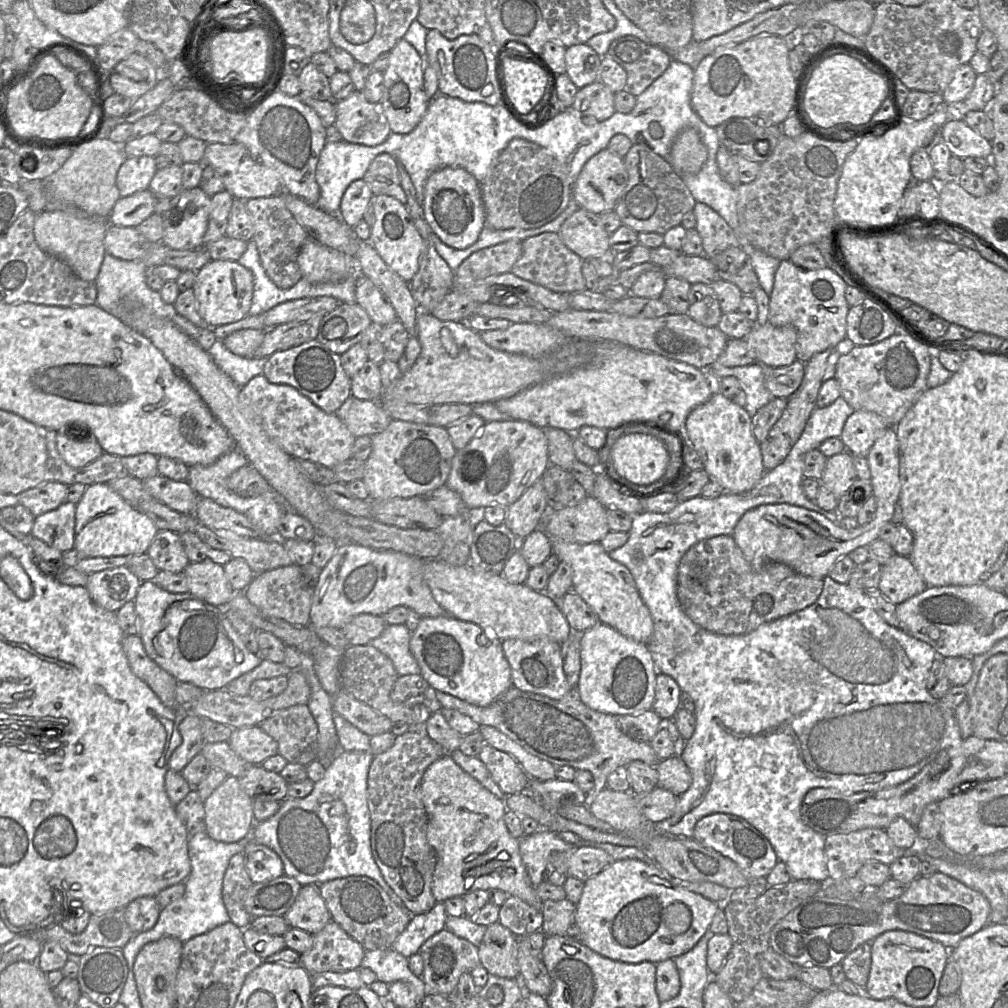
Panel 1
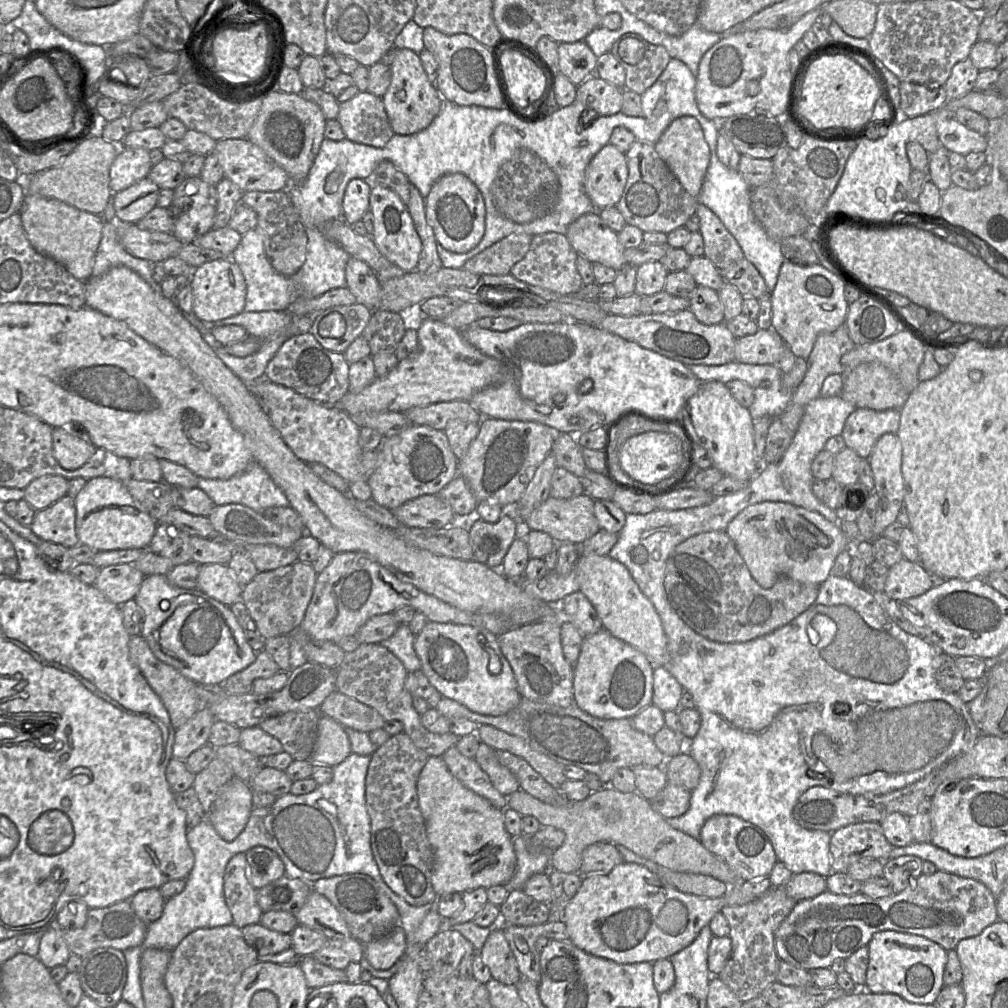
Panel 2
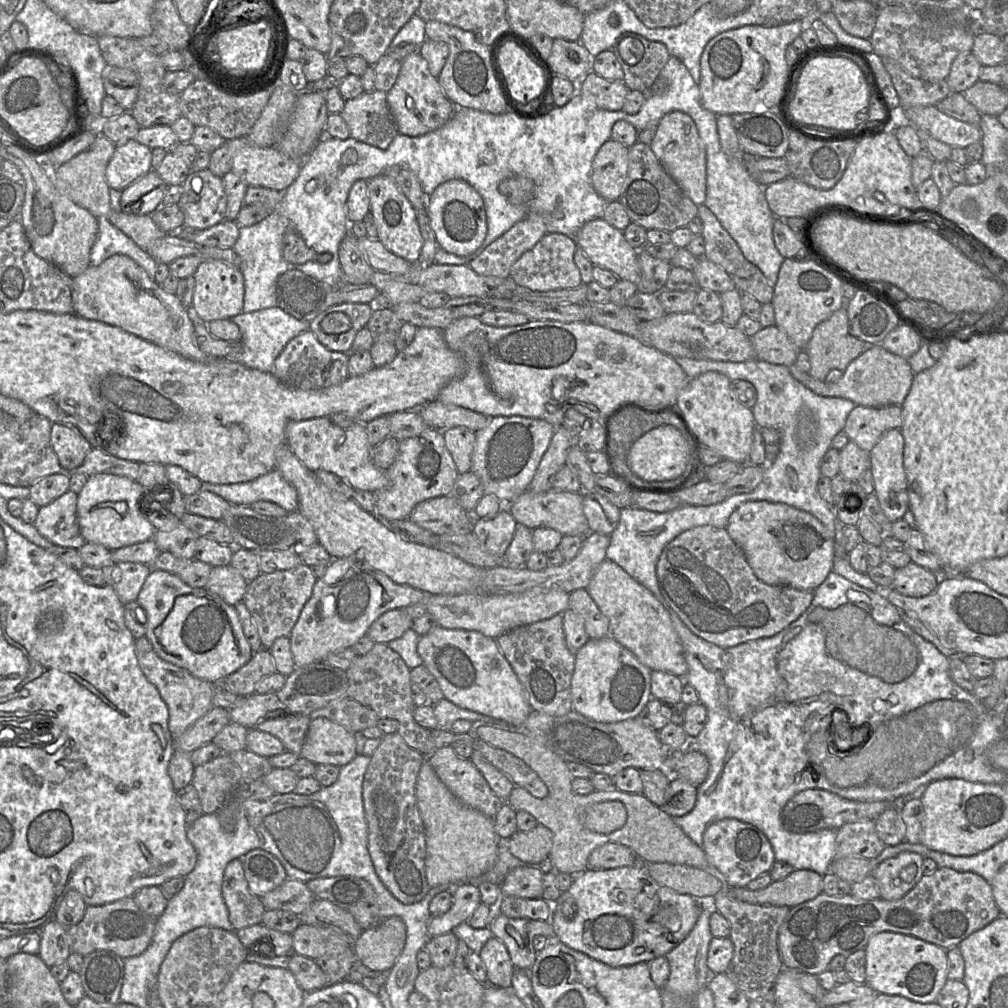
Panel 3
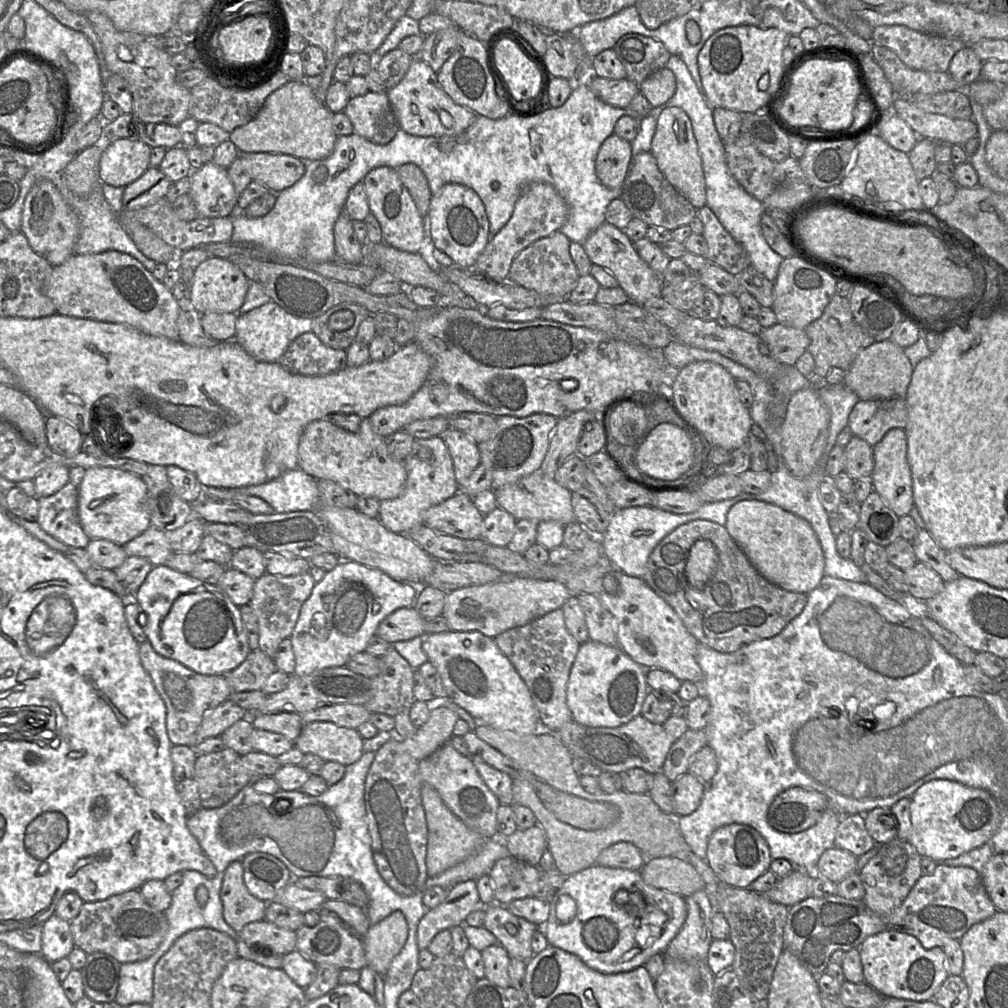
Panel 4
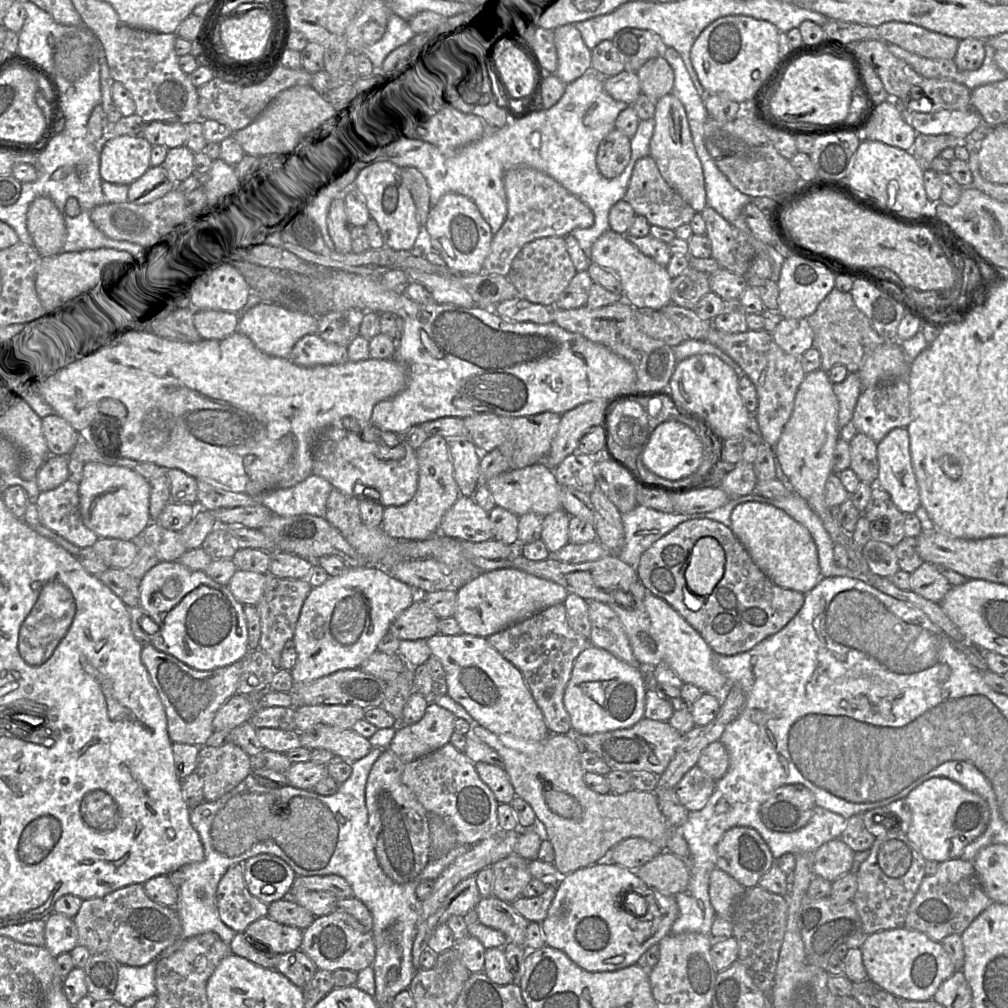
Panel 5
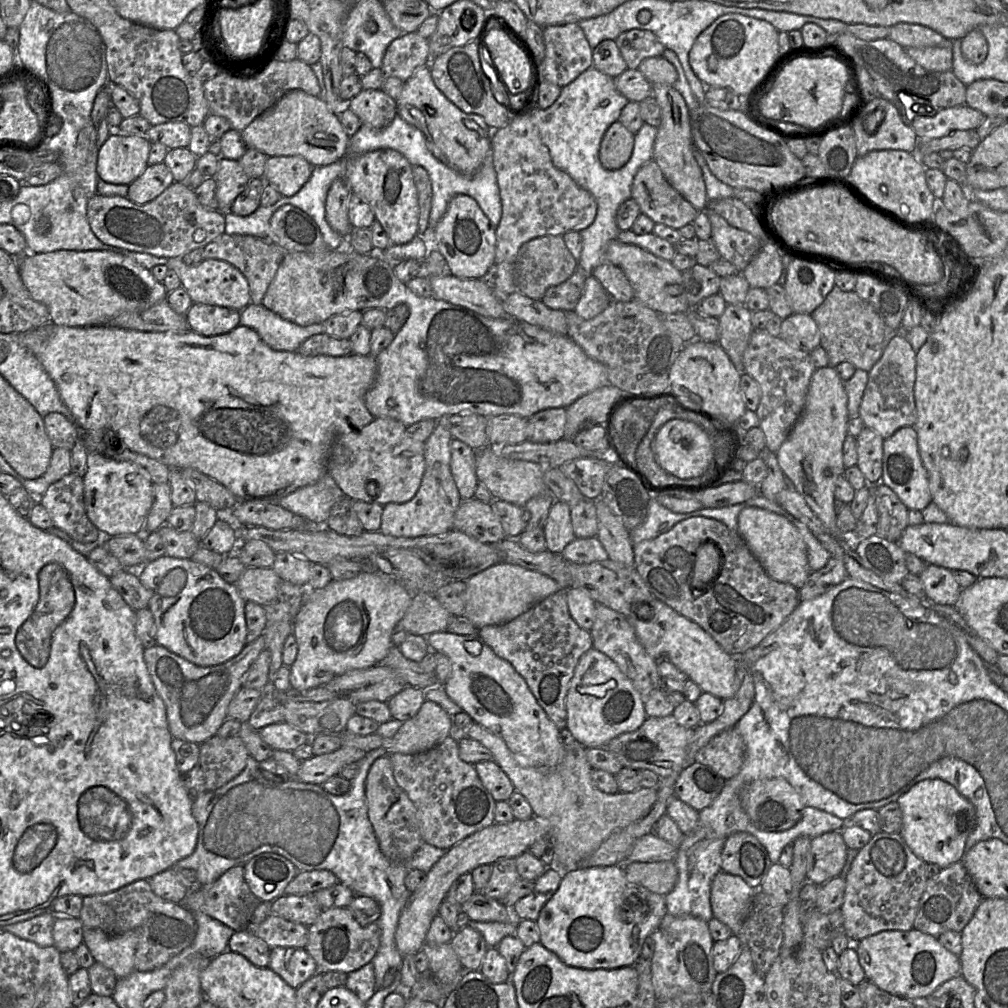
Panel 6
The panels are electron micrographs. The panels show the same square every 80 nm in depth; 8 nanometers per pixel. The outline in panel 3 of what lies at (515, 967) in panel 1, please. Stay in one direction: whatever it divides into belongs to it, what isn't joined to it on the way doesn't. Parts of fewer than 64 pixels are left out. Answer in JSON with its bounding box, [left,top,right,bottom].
[479,937,515,988]

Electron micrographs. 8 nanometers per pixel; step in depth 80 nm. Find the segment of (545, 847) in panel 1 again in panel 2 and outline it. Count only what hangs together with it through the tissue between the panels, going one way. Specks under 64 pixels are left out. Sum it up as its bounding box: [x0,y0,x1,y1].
[505,837,554,890]

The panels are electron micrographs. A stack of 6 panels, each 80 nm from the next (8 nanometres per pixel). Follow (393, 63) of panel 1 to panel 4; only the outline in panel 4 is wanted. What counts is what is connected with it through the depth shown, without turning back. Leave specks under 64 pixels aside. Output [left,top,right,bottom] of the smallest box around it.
[387,56,476,136]

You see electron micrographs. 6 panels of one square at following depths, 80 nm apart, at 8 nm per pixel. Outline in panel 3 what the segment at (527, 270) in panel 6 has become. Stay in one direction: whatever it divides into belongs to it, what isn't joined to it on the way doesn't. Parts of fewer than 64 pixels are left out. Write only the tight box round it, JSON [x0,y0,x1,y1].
[509,233,582,291]

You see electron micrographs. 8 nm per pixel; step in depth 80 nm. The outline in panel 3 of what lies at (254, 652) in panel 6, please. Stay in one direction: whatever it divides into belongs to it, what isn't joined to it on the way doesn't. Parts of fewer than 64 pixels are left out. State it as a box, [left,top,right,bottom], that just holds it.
[135,636,219,741]

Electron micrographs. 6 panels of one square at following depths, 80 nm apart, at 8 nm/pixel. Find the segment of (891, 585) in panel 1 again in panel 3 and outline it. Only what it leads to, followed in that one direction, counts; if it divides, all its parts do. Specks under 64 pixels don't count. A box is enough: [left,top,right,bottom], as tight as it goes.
[892,562,940,597]

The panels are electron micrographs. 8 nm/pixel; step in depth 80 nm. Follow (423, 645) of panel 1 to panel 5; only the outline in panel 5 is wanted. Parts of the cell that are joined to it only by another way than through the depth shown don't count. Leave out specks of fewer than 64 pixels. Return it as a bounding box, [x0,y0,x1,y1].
[427,633,549,741]

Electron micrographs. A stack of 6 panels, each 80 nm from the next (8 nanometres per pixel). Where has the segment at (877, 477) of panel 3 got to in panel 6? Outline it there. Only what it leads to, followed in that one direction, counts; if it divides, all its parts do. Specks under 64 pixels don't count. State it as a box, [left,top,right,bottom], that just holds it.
[881,427,932,511]

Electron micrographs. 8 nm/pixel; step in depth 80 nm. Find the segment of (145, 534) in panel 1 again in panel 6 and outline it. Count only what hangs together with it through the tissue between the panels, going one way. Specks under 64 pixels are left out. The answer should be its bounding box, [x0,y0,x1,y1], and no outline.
[83,451,154,536]

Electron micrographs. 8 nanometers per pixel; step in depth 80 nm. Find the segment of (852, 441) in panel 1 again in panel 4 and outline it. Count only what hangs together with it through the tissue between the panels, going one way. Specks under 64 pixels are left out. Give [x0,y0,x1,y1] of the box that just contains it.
[848,398,908,447]

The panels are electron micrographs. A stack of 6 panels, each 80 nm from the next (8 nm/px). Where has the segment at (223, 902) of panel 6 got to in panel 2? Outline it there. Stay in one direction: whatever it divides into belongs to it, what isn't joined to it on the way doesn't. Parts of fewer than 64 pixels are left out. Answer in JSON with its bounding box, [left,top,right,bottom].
[224,853,263,927]

